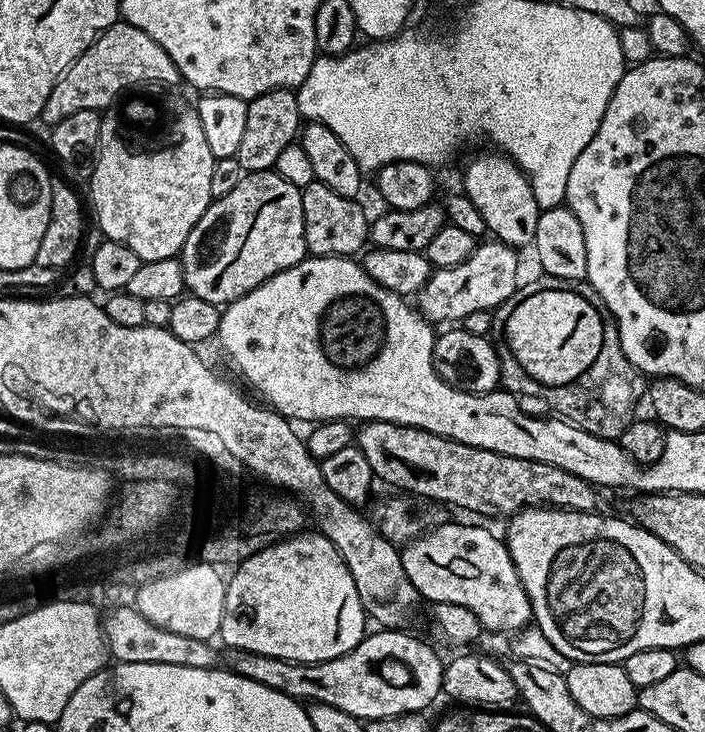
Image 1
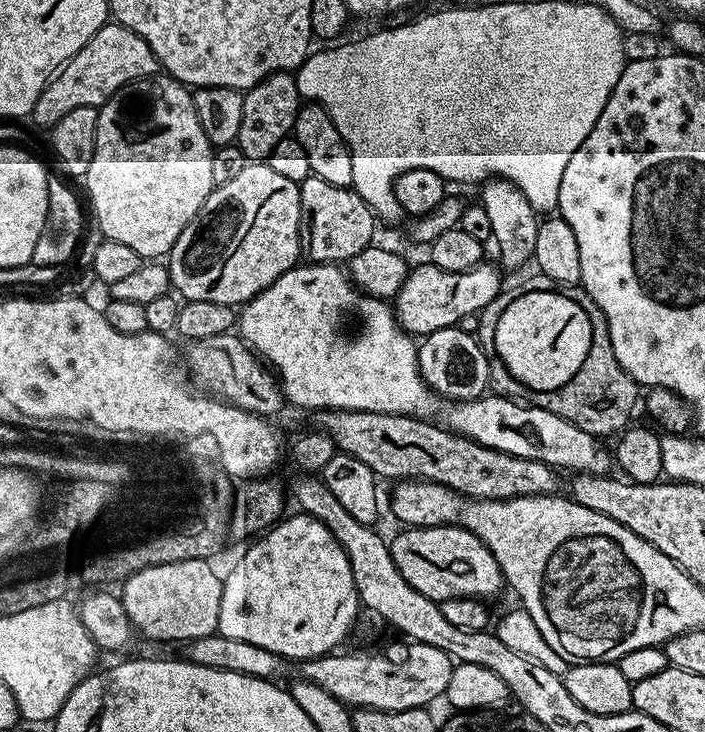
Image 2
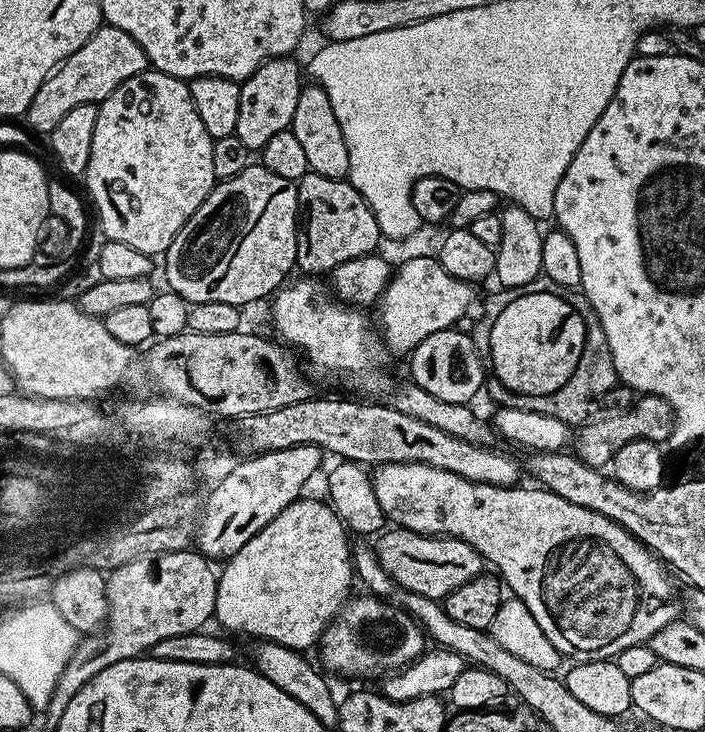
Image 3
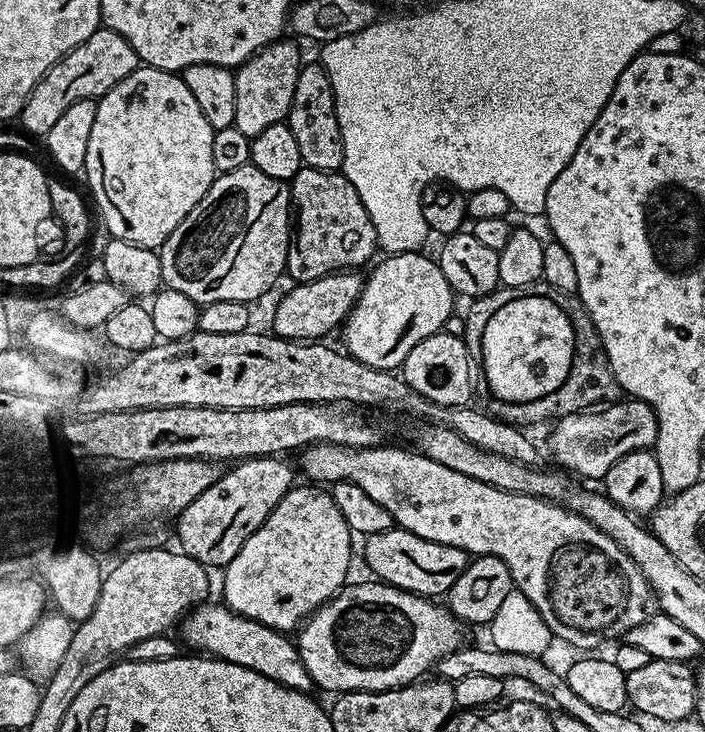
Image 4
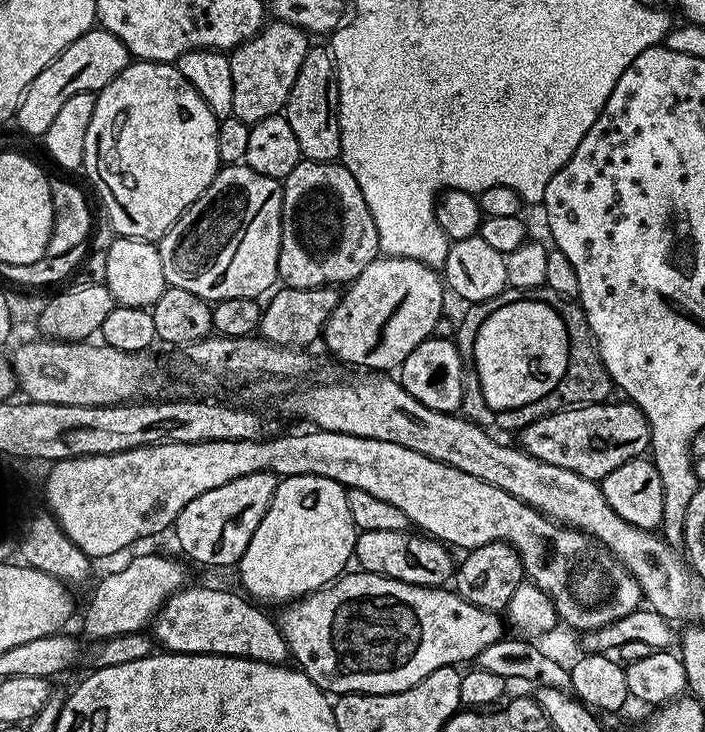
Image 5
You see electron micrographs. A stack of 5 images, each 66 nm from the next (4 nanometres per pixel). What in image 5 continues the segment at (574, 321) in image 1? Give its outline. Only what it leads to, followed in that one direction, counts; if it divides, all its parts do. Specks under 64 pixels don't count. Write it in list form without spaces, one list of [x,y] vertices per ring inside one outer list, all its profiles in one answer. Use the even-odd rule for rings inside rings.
[[[523,300],[522,302],[510,302],[508,306],[502,306],[490,313],[489,316],[483,318],[481,328],[477,332],[477,338],[473,342],[474,354],[473,362],[475,364],[474,379],[480,384],[480,389],[484,395],[484,401],[495,412],[508,412],[512,408],[521,408],[527,404],[538,402],[538,398],[542,398],[546,394],[550,394],[560,384],[560,379],[566,374],[566,366],[568,365],[568,357],[570,355],[570,345],[568,343],[568,331],[564,325],[564,319],[560,317],[559,311],[550,306],[546,306],[537,300]]]

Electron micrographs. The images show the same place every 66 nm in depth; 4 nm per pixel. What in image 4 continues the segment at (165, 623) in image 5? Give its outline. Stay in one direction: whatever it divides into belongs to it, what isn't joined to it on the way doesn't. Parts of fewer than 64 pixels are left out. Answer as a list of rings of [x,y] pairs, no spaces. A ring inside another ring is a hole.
[[[223,602],[212,603],[199,604],[179,625],[179,639],[187,647],[188,644],[192,647],[189,649],[200,654],[211,654],[217,660],[246,666],[246,670],[254,670],[274,682],[299,692],[308,692],[313,687],[310,674],[300,657],[300,649],[291,635],[274,630],[270,626],[262,626],[262,622],[254,622],[232,611]]]

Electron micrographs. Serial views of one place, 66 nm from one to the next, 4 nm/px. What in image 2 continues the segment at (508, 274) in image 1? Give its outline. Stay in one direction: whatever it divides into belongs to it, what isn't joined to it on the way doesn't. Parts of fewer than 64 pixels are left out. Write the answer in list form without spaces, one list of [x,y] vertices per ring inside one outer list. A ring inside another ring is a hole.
[[[431,262],[420,264],[417,268],[415,265],[409,271],[402,290],[394,298],[394,311],[401,328],[413,337],[423,338],[443,328],[459,325],[466,314],[479,314],[501,295],[501,269],[495,263],[488,263],[482,262],[465,272],[442,270]]]

